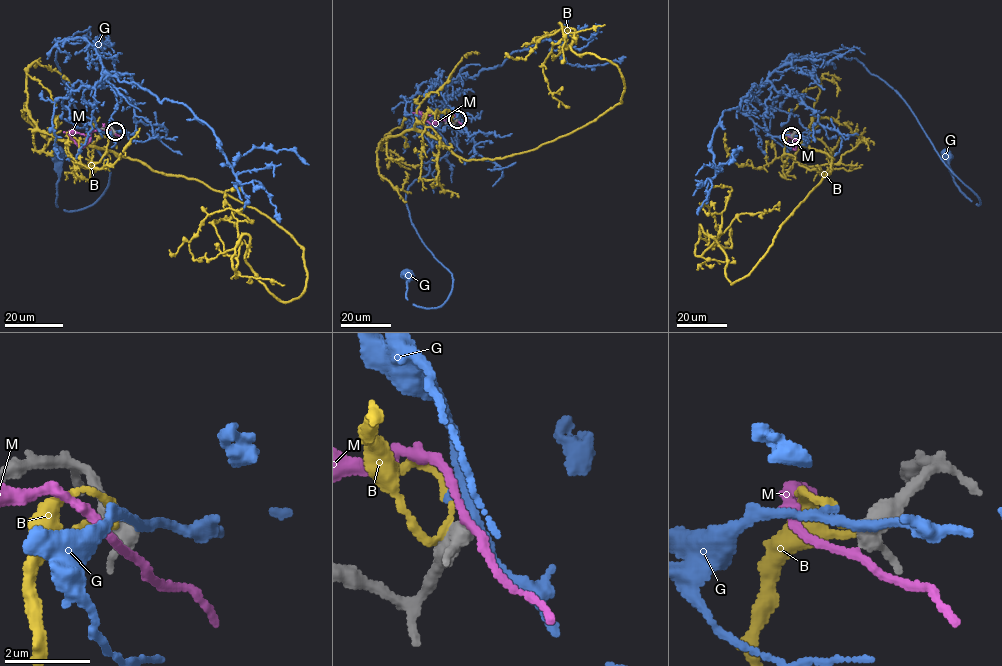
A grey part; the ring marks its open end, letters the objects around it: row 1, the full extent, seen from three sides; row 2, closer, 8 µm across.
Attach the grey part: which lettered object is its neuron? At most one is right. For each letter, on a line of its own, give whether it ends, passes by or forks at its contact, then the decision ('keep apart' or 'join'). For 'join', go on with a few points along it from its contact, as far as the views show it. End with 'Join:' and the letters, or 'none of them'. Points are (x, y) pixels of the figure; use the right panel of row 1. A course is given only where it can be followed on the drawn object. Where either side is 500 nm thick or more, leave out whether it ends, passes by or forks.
B: it ends there; keep apart
G: it passes by; keep apart
M: it passes by; keep apart
Join: none of them

